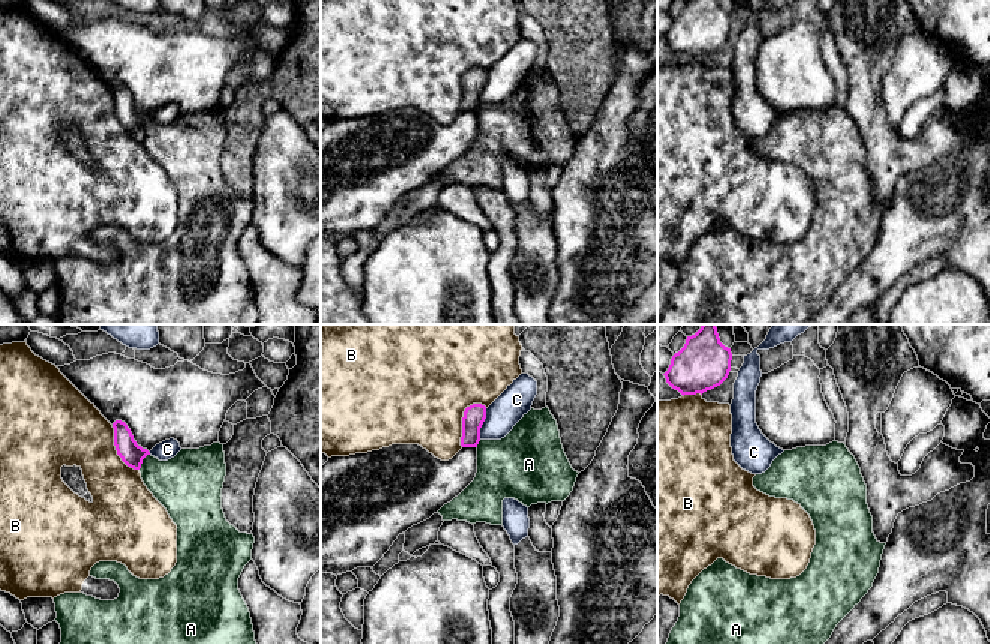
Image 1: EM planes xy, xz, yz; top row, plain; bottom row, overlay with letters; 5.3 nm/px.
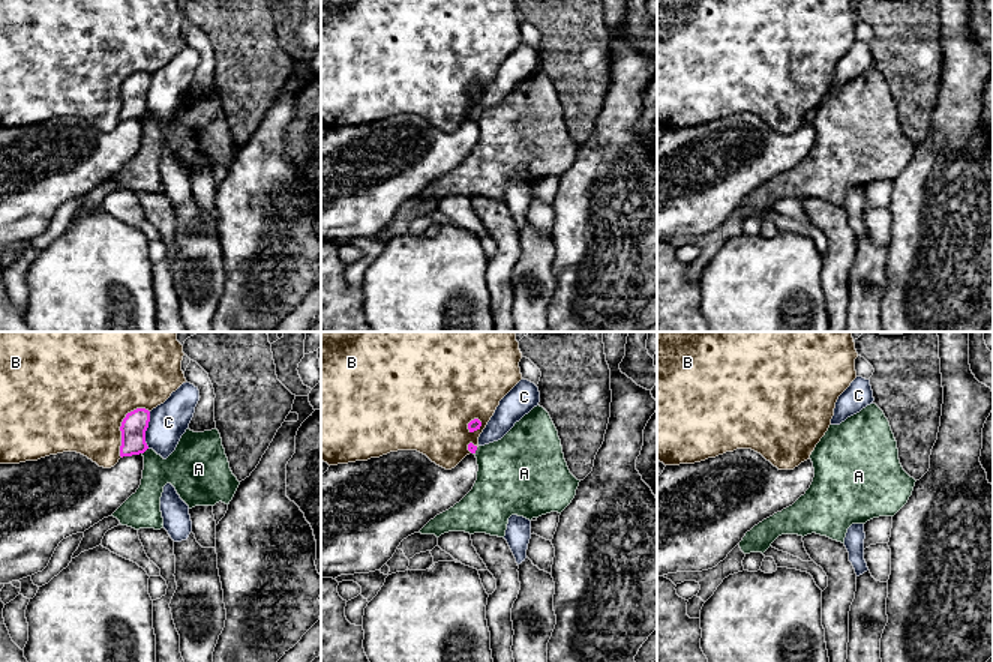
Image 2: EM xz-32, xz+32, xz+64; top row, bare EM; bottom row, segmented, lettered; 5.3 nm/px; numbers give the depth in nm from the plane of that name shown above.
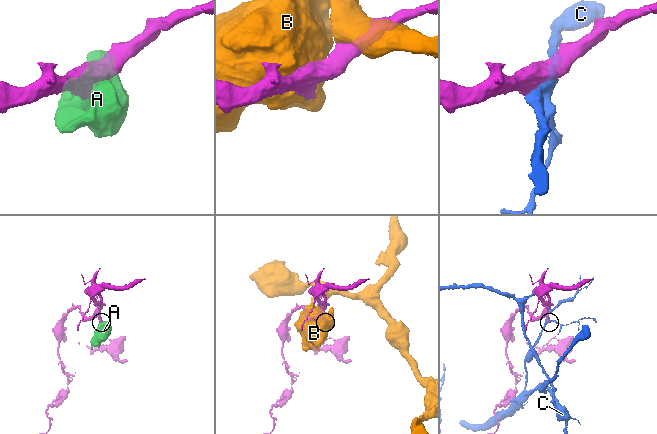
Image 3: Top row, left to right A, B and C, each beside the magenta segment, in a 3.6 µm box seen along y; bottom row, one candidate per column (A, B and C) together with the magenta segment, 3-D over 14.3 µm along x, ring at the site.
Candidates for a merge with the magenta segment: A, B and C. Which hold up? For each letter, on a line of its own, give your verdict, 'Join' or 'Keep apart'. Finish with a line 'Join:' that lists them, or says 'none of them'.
A: Keep apart
B: Keep apart
C: Keep apart
Join: none of them

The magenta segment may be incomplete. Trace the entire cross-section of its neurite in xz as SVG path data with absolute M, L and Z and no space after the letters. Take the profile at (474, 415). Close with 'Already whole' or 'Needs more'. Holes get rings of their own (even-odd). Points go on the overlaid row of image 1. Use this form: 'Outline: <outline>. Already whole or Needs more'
Outline: M472 404L465 408L462 417L462 447L477 447L480 441L480 428L486 419L486 407L482 404Z. Already whole

